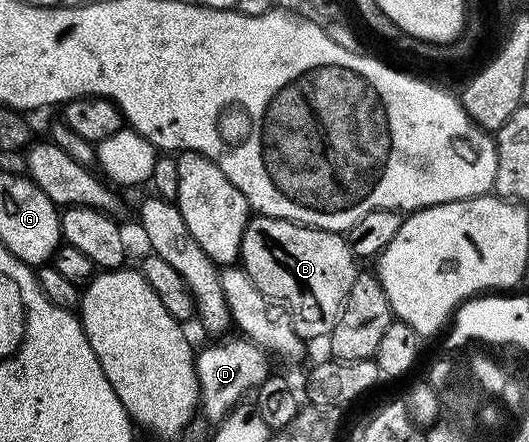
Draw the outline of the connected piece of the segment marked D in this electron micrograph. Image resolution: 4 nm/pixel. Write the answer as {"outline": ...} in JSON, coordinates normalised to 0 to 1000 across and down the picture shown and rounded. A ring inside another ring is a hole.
{"outline":[[[461,762],[448,767],[420,765],[403,771],[397,785],[388,785],[371,796],[372,851],[376,853],[376,880],[380,882],[378,937],[397,962],[408,962],[457,910],[463,891],[476,887],[493,873],[495,862],[507,857],[512,846],[509,833],[510,805],[495,785],[484,785]]]}

